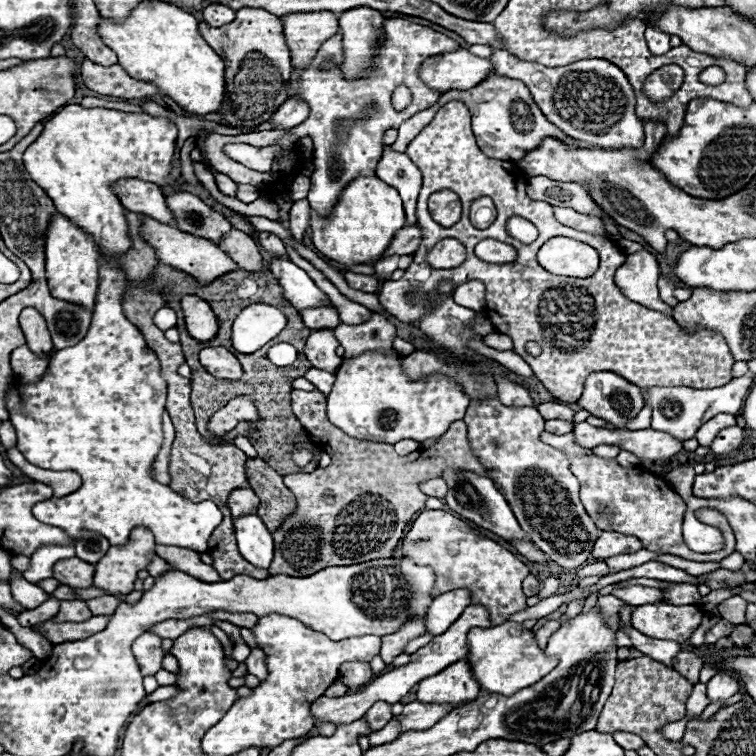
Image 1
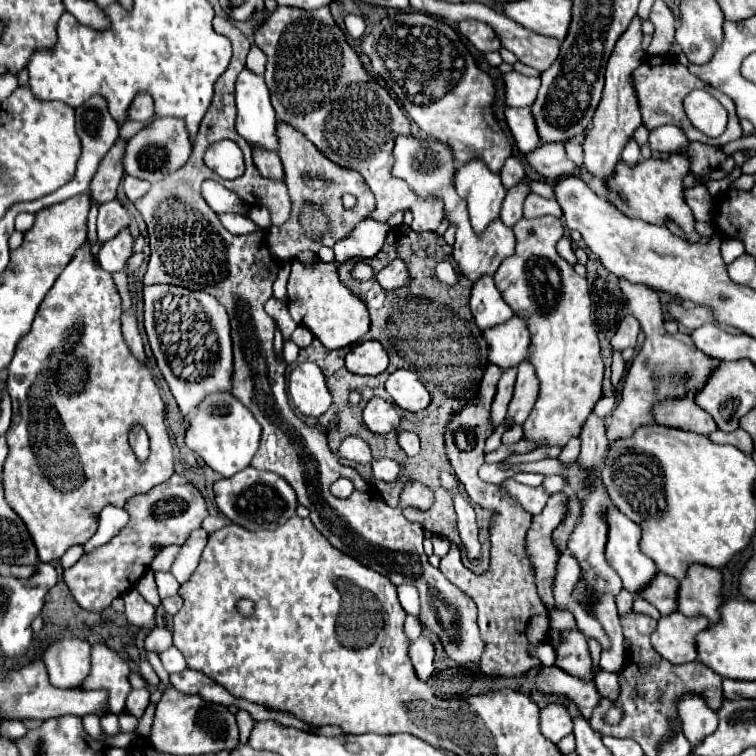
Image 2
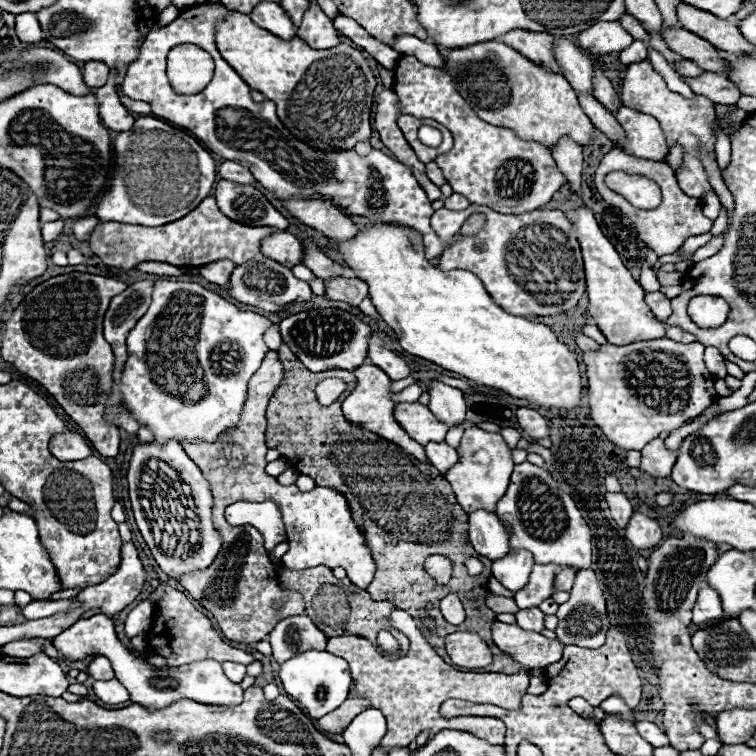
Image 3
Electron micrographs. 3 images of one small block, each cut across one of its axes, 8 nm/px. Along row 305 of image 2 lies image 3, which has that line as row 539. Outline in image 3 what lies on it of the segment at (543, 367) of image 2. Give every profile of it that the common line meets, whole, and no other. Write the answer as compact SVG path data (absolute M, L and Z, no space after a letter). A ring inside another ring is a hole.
M530 462L514 464L508 492L496 508L498 518L510 526L510 550L530 550L536 564L556 564L590 568L592 564L592 534L586 520L580 516L574 500L562 492L548 470Z

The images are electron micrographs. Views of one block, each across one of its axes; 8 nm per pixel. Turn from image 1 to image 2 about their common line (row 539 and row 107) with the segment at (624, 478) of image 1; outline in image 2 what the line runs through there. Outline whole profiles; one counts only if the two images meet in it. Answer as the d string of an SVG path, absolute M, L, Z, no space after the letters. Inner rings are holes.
M650 56L650 60L644 60L644 62L632 72L632 84L634 84L636 96L638 96L638 106L640 106L640 112L642 112L642 124L648 128L648 132L652 132L652 130L658 128L658 126L676 124L676 126L680 126L680 128L684 130L684 134L686 134L688 140L698 140L698 142L706 142L706 144L712 144L712 146L714 146L714 144L724 146L724 144L728 144L728 142L732 142L732 140L736 140L736 138L742 136L742 128L740 128L740 124L738 124L738 116L736 116L736 110L734 110L734 102L732 102L726 94L722 94L722 92L714 90L712 86L706 86L704 82L700 82L700 78L694 78L694 76L688 72L688 68L682 66L674 56ZM698 88L708 90L708 92L728 110L728 126L726 126L724 134L720 134L718 138L708 138L708 136L704 136L704 134L698 132L698 130L690 124L690 120L686 118L686 112L684 112L684 108L682 108L682 100L684 100L686 94L690 94L692 90L698 90Z

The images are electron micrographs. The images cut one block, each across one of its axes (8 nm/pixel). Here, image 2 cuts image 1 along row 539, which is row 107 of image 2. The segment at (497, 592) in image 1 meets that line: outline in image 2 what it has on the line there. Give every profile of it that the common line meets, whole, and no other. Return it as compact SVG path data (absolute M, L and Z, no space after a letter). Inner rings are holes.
M392 12L362 40L362 50L370 56L372 70L388 82L396 100L426 134L450 146L458 162L482 160L500 174L512 148L490 112L494 82L476 66L452 26L418 12Z

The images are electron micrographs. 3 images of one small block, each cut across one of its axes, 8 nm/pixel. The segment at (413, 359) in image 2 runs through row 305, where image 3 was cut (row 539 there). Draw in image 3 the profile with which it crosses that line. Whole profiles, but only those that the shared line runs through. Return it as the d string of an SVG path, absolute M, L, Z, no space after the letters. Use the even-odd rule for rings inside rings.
M280 346L278 358L284 366L284 380L268 402L266 446L278 450L280 456L298 466L296 472L314 478L318 486L326 486L344 494L344 498L350 502L352 518L362 536L366 538L366 544L376 564L374 580L366 588L370 596L374 596L374 600L384 598L394 600L394 604L400 610L408 610L414 616L418 610L428 614L436 622L436 634L428 634L430 644L448 664L450 658L444 650L444 638L452 632L472 630L482 636L482 640L490 646L494 654L494 662L488 666L490 672L504 672L504 674L518 672L518 664L512 658L508 658L502 650L498 650L498 646L492 642L490 624L496 620L496 614L484 606L482 592L472 592L480 588L486 590L490 578L490 560L486 558L482 560L484 564L482 574L470 576L466 572L464 560L468 556L478 556L478 552L468 542L466 534L468 514L462 512L460 504L454 500L454 492L450 484L444 480L444 476L432 464L424 464L414 456L410 456L400 446L380 438L374 432L364 430L358 424L348 422L340 408L346 392L342 392L342 396L330 406L322 406L316 400L314 388L318 380L342 378L348 386L354 386L356 380L352 372L348 370L310 372L286 346ZM432 554L440 554L452 560L452 578L444 586L434 584L434 580L426 574L422 566L424 560ZM448 592L456 592L460 600L470 600L470 608L466 610L468 612L466 622L460 626L448 624L440 614L438 604Z

